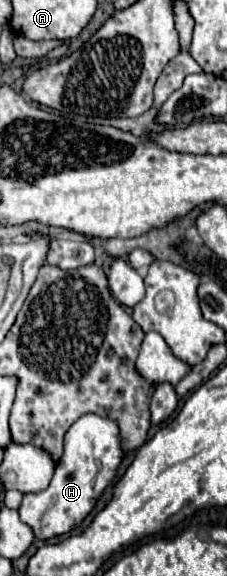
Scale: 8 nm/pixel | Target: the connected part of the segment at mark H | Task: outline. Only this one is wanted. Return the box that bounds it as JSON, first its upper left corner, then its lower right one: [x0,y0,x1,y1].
[19,413,123,539]

